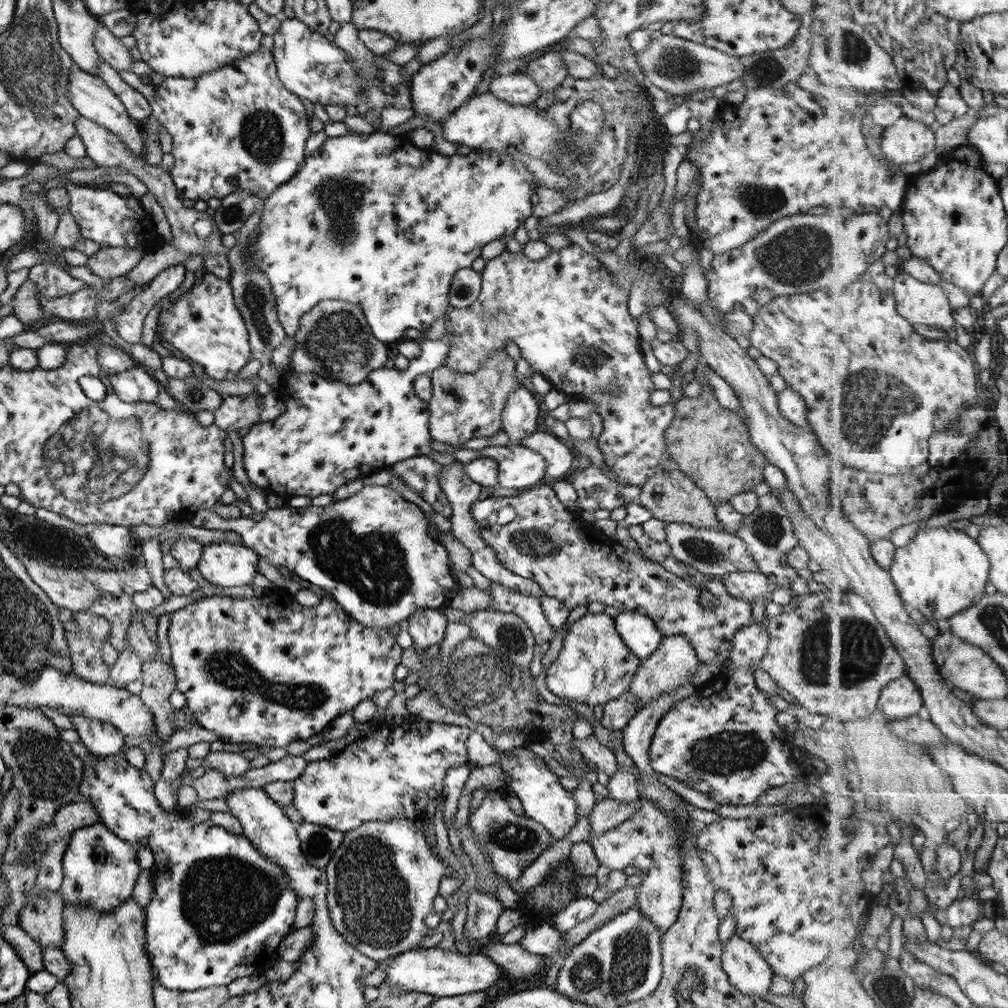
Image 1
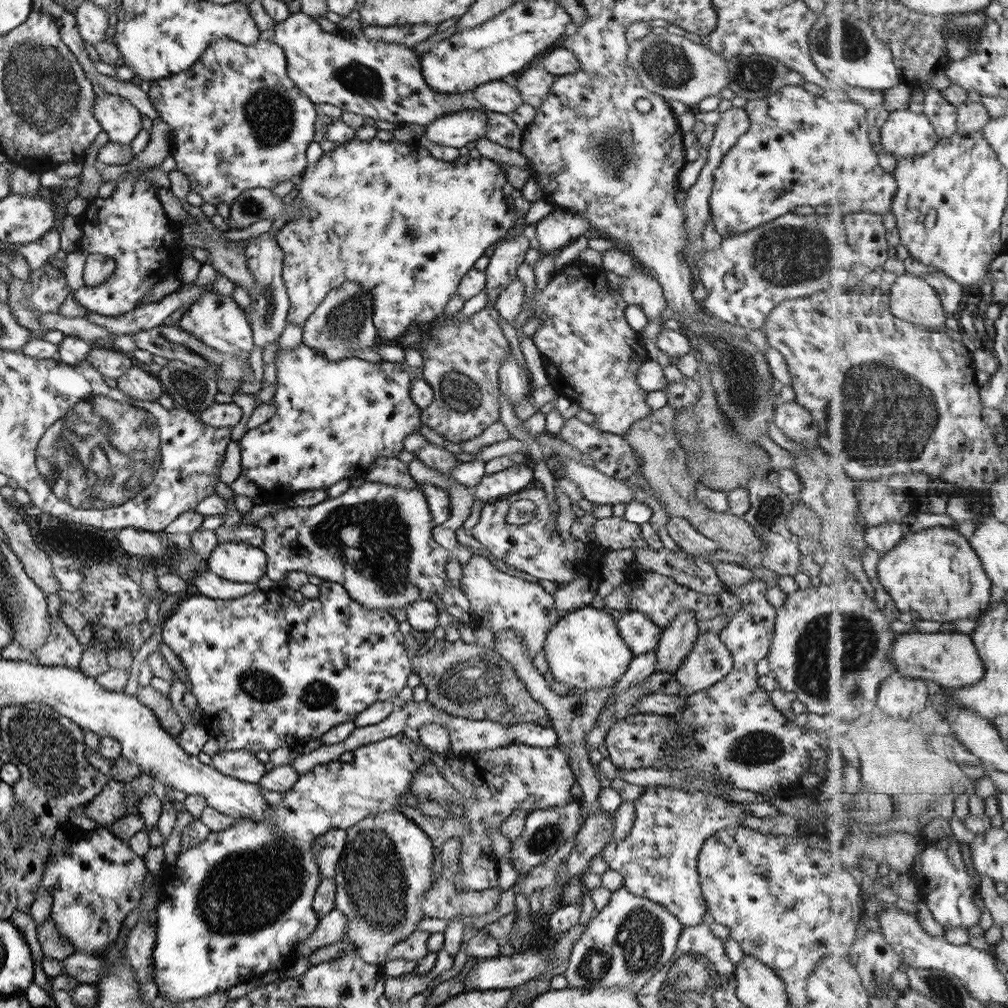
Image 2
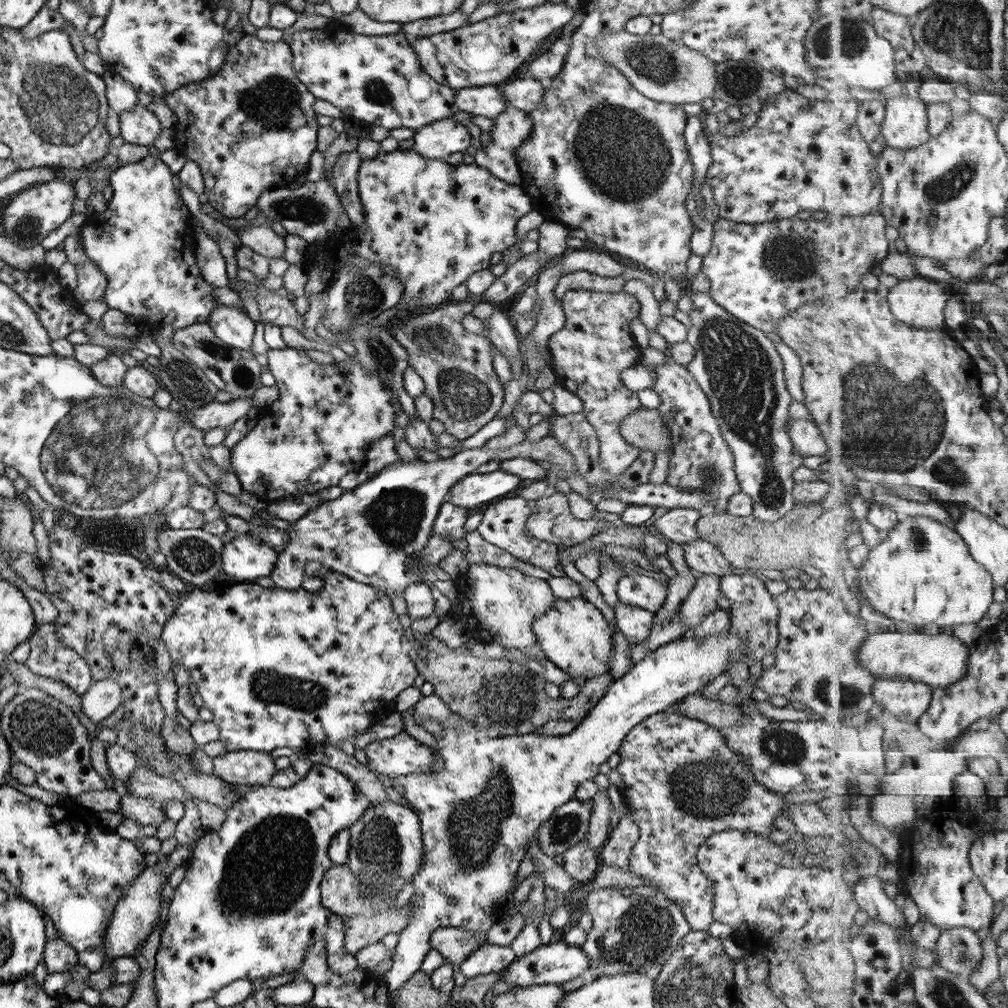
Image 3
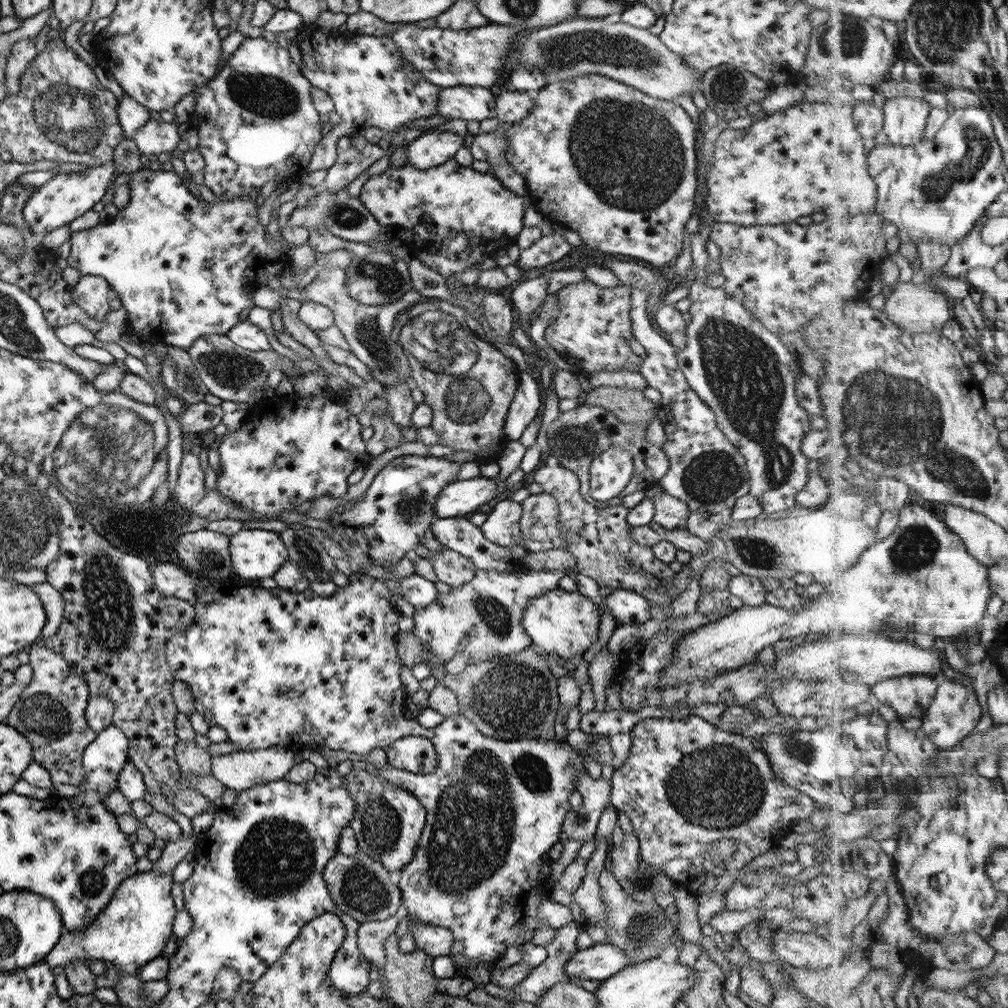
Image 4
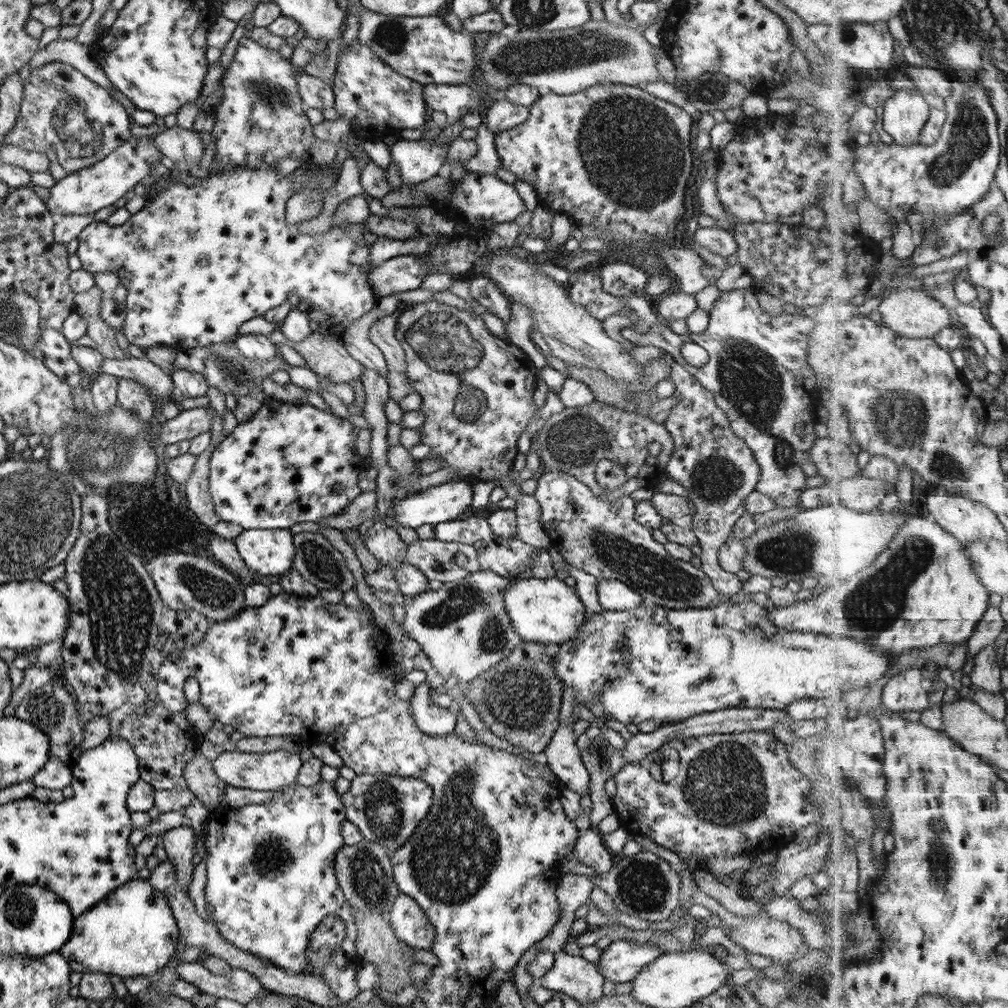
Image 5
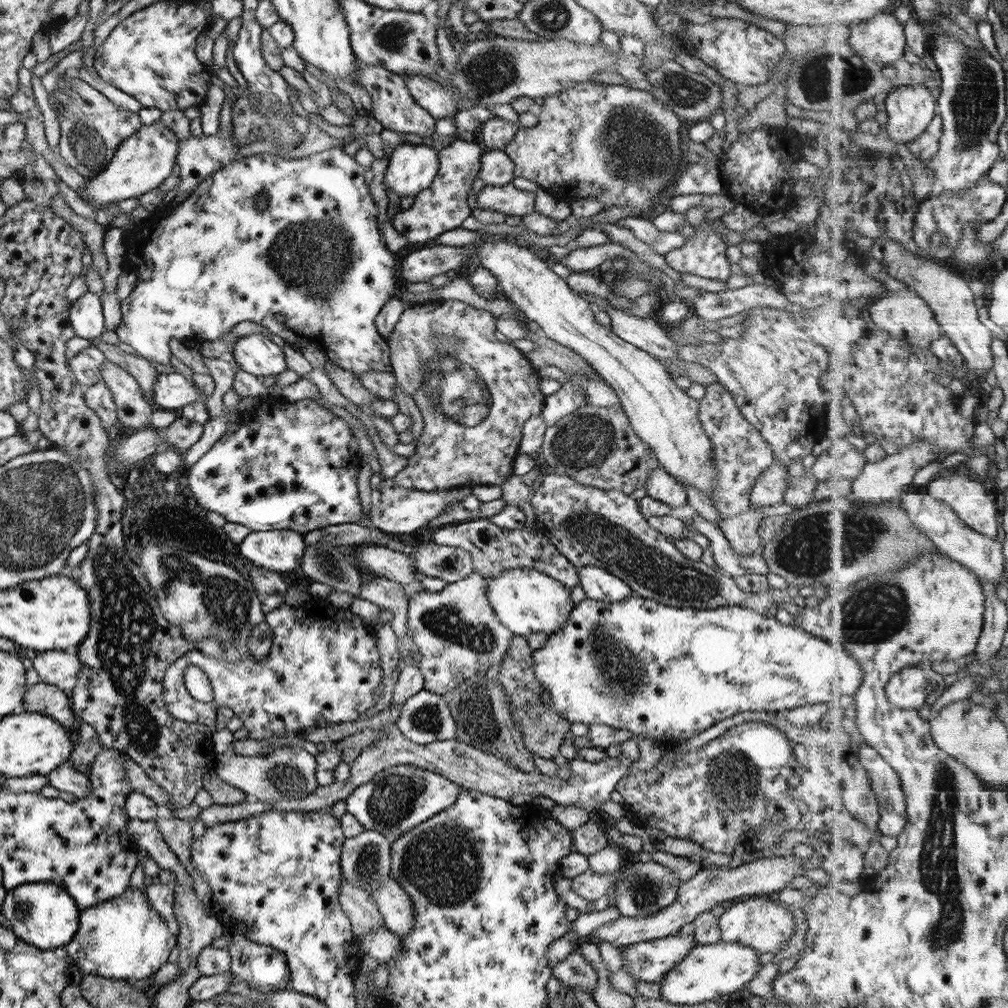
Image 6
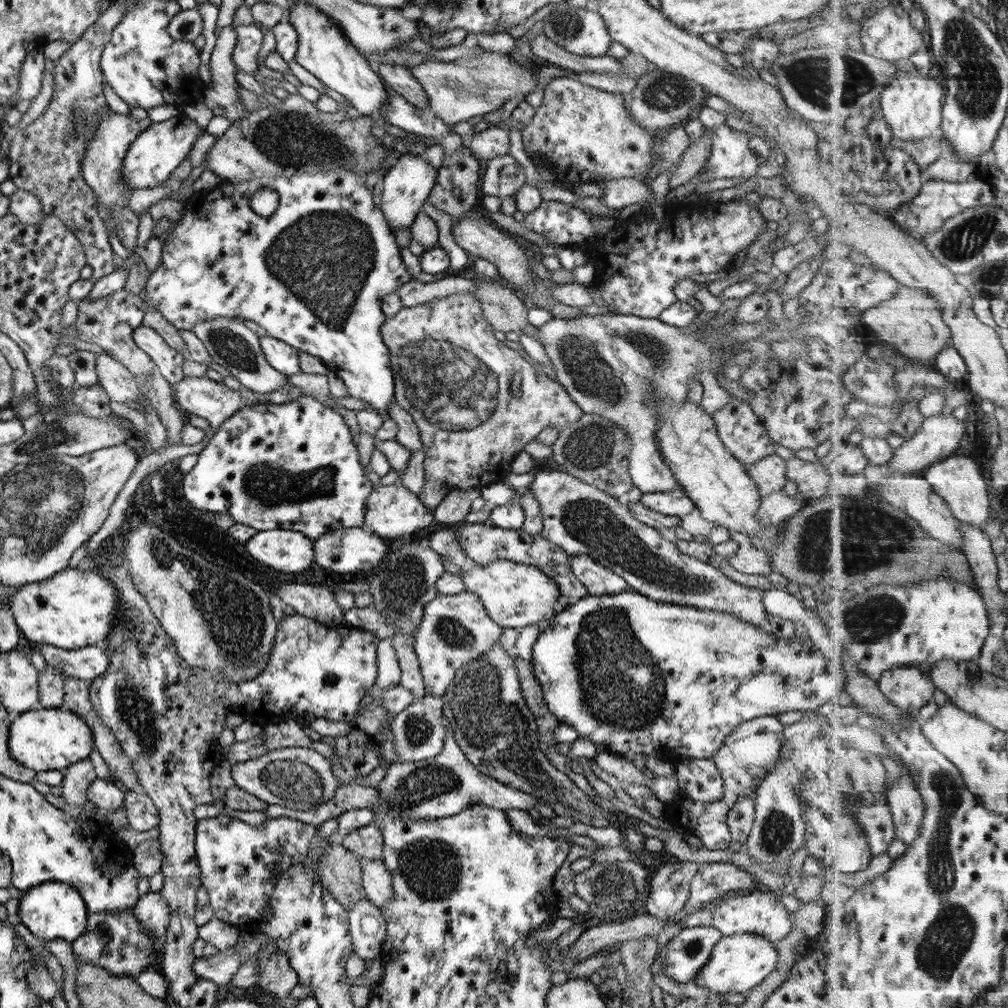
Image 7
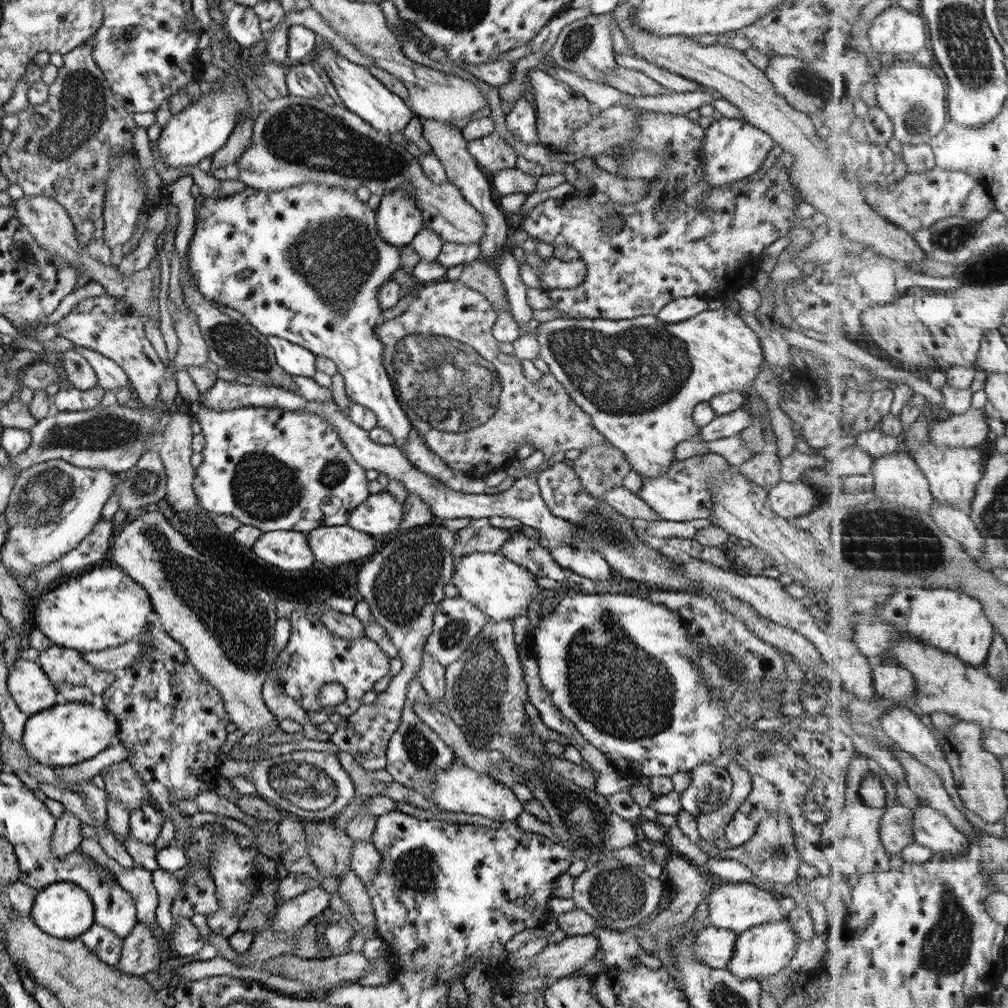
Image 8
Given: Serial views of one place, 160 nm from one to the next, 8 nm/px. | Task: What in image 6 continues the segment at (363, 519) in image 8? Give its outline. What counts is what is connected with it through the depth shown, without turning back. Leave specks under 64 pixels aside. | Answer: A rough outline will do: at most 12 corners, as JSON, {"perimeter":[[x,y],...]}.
{"perimeter":[[369,477],[371,527],[395,538],[426,526],[470,486],[431,492]]}

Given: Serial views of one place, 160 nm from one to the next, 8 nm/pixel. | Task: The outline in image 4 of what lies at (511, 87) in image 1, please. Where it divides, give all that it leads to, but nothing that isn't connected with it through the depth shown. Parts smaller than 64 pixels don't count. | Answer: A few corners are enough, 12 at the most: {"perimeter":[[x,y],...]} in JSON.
{"perimeter":[[442,88],[437,116],[450,120],[493,118],[489,89]]}

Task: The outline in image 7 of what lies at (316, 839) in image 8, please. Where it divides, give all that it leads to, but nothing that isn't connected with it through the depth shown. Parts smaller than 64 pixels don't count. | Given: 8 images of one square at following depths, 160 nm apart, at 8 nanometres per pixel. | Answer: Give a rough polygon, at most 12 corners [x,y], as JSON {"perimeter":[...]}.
{"perimeter":[[333,834],[318,866],[341,907],[365,897],[358,857]]}

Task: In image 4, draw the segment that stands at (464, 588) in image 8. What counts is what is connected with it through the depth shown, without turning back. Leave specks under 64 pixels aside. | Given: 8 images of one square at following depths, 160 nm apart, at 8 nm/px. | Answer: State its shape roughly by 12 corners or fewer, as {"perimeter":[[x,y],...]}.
{"perimeter":[[553,588],[530,598],[521,628],[574,661],[597,637],[593,601]]}

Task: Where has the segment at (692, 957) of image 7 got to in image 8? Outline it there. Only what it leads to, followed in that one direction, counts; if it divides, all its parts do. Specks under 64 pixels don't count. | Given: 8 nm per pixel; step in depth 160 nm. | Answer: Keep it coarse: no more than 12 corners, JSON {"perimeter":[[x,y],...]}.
{"perimeter":[[707,924],[694,934],[692,956],[723,970],[735,932]]}

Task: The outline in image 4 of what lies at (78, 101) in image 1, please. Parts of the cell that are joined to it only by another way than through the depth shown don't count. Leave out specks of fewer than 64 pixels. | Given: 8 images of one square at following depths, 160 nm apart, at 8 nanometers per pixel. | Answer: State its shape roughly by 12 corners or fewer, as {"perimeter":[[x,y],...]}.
{"perimeter":[[148,118],[132,140],[142,156],[174,154],[177,125]]}

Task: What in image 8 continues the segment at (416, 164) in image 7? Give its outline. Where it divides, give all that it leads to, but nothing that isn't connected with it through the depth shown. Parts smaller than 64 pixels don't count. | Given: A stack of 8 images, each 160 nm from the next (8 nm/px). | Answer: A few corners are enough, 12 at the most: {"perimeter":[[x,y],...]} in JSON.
{"perimeter":[[407,188],[383,195],[375,212],[380,239],[399,249],[422,228]]}

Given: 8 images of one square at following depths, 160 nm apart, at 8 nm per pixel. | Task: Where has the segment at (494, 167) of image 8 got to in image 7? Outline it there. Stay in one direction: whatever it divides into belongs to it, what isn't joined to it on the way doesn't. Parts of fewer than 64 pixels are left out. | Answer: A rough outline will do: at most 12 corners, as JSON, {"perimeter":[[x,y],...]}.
{"perimeter":[[504,125],[474,133],[466,147],[477,160],[493,160],[509,150]]}

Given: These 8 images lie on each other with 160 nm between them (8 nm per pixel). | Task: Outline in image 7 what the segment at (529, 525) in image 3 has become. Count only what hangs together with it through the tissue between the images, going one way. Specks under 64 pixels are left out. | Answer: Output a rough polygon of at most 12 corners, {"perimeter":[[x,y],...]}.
{"perimeter":[[474,295],[385,318],[418,499],[501,481],[582,410]]}

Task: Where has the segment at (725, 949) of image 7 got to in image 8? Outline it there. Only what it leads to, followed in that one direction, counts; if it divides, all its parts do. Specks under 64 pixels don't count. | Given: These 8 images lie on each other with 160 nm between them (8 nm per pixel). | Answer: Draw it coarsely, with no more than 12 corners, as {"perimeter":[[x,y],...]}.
{"perimeter":[[787,918],[737,933],[723,968],[760,981],[805,951]]}

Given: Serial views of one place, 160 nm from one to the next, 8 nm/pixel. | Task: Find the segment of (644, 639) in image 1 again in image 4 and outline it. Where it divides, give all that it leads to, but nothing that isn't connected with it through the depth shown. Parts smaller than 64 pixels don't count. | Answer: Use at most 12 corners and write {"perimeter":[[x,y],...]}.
{"perimeter":[[610,590],[605,606],[623,625],[648,619],[641,594]]}

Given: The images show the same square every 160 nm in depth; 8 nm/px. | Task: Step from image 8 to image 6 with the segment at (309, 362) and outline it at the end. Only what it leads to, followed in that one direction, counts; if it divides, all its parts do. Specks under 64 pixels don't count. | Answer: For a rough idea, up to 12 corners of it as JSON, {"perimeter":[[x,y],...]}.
{"perimeter":[[261,332],[239,337],[232,358],[260,379],[286,369],[283,351]]}

